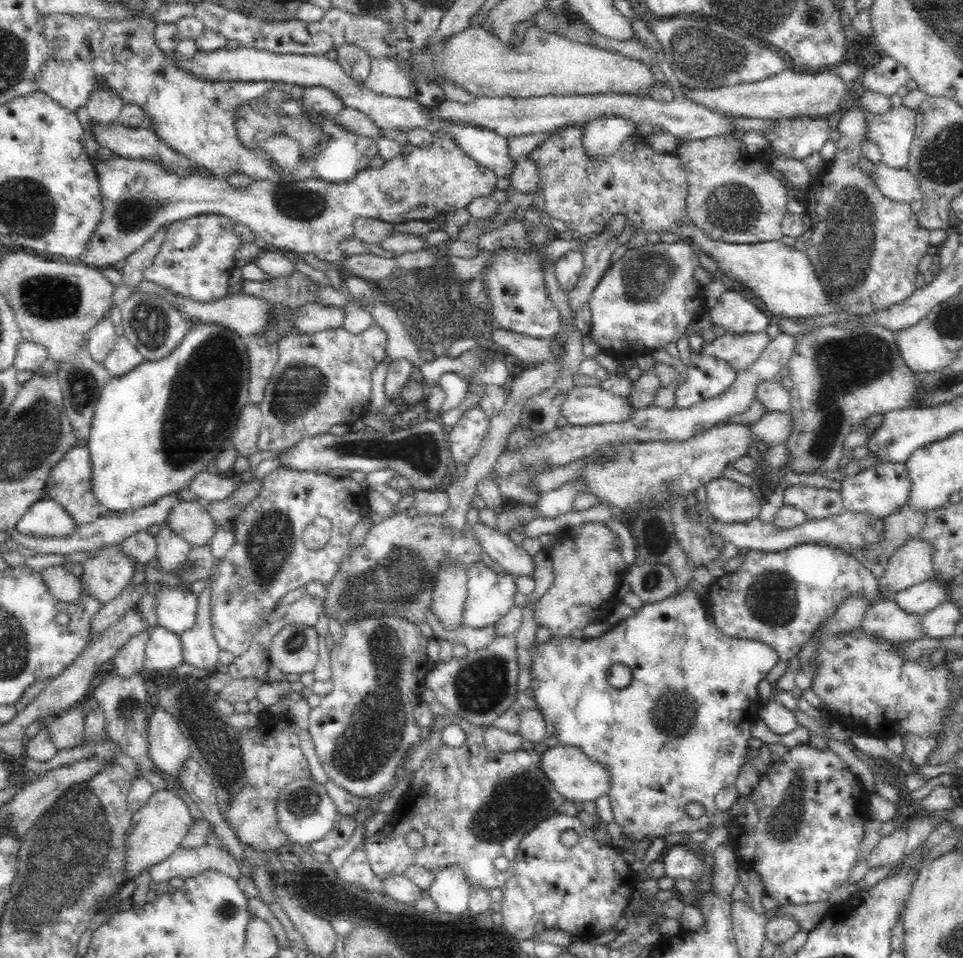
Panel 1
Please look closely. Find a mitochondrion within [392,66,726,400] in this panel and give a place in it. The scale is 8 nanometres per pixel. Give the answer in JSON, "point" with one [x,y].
{"point":[654,277]}

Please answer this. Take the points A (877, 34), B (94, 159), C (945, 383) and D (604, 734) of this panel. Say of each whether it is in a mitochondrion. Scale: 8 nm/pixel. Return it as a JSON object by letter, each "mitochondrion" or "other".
{"A":"other","B":"other","C":"mitochondrion","D":"other"}

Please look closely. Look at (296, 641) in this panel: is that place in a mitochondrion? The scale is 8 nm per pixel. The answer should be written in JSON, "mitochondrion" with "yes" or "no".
{"mitochondrion":"yes"}

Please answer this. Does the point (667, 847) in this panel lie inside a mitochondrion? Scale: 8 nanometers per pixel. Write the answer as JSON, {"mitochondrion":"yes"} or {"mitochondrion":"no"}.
{"mitochondrion":"no"}

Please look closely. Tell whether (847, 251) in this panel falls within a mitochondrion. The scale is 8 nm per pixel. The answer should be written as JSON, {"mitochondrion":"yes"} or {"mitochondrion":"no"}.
{"mitochondrion":"yes"}

